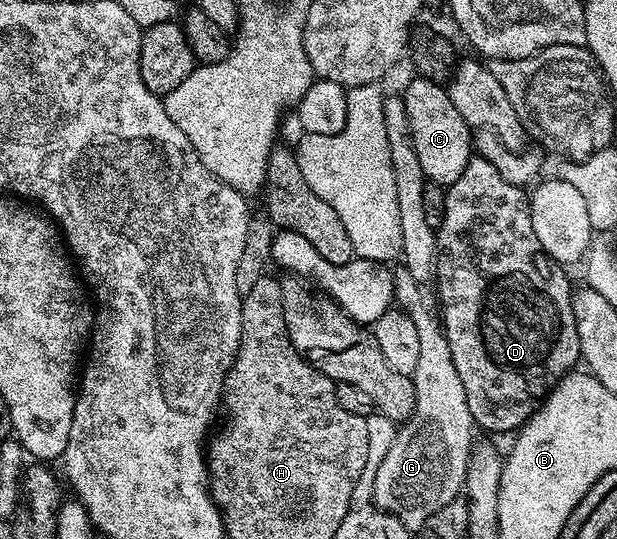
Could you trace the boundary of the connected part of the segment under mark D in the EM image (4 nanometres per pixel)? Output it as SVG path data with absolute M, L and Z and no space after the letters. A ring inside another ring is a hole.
M480 156L470 158L467 168L463 168L463 176L448 186L445 192L445 211L443 224L437 232L437 282L436 297L439 299L439 317L445 328L445 335L451 348L451 360L455 360L455 372L459 372L459 380L463 380L463 392L467 392L467 408L471 412L474 423L493 434L516 432L529 421L538 406L549 396L549 391L574 369L576 362L582 361L579 348L579 332L575 328L575 312L573 311L574 287L569 286L569 278L562 267L546 254L543 244L539 244L539 236L535 236L535 224L531 224L531 208L529 194L524 189L499 176L495 164L491 160L483 160Z

